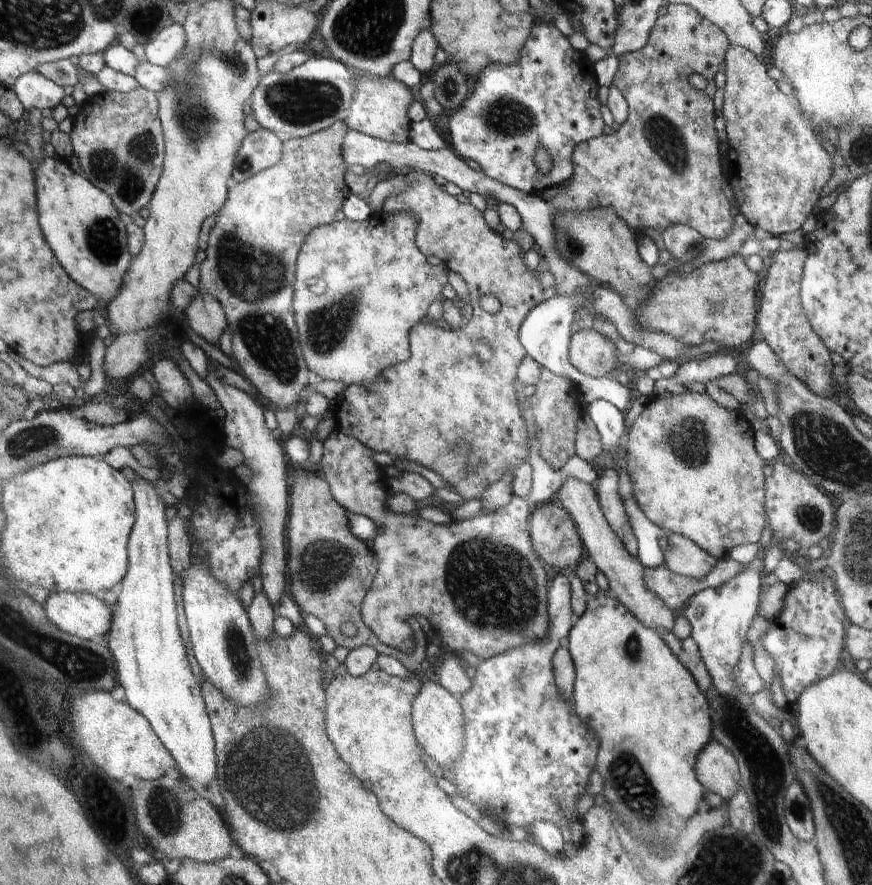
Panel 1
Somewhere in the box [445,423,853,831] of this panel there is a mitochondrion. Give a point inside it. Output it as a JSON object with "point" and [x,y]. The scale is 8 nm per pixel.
{"point":[810,515]}

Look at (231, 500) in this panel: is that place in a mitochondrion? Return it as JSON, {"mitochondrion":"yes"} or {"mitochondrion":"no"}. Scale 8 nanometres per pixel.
{"mitochondrion":"no"}

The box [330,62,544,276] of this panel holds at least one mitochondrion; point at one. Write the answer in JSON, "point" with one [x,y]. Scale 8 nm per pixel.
{"point":[506,116]}

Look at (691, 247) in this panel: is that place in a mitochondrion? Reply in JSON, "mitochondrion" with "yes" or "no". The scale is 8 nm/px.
{"mitochondrion":"yes"}

